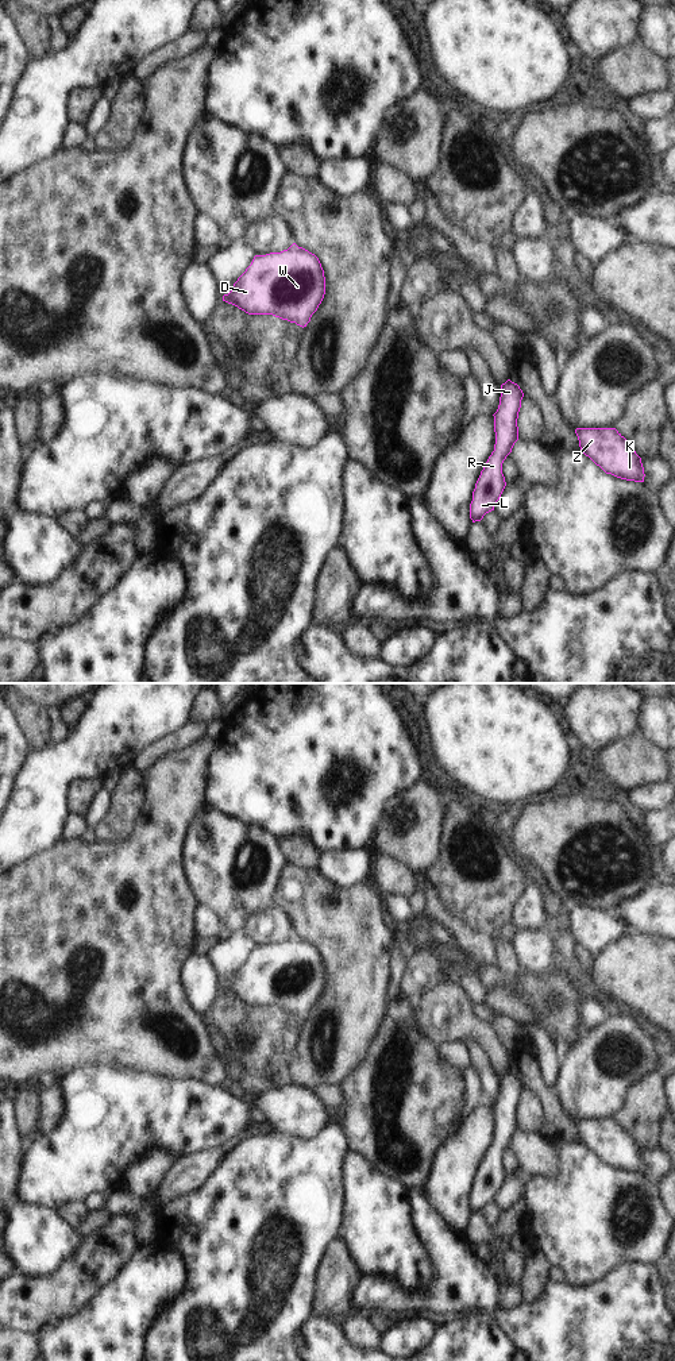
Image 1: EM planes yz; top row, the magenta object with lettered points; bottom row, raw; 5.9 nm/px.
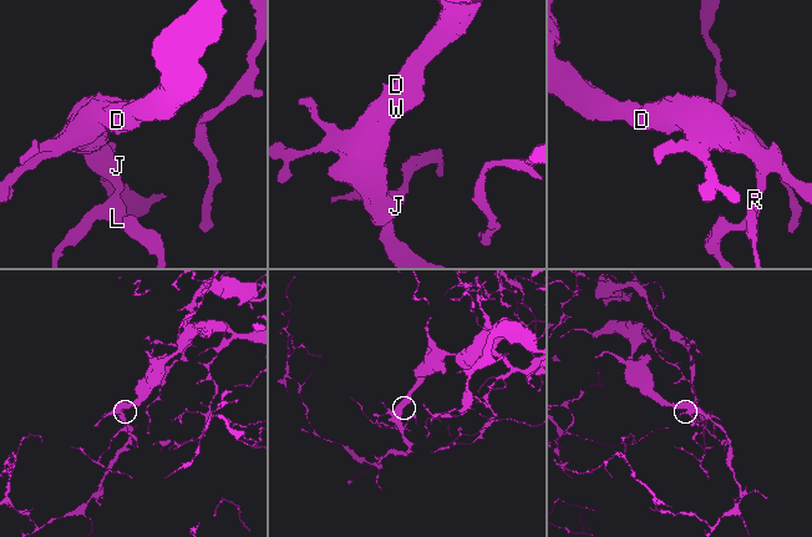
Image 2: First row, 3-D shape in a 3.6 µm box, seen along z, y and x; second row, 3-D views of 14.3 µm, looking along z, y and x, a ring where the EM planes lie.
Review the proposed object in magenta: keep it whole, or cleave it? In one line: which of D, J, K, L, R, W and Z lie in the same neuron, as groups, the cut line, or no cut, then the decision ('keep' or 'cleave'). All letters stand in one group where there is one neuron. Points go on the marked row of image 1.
D J K L R W Z | no cut | keep

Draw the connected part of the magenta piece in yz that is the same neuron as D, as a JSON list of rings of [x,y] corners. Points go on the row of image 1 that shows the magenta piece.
[[[293,243],[281,252],[255,255],[223,301],[248,315],[273,315],[304,328],[324,294],[319,258]]]

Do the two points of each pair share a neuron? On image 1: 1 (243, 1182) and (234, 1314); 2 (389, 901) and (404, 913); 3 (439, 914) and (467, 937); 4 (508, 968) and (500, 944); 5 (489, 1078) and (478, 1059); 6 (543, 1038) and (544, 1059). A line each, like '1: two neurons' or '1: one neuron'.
1: one neuron
2: one neuron
3: one neuron
4: one neuron
5: one neuron
6: one neuron

